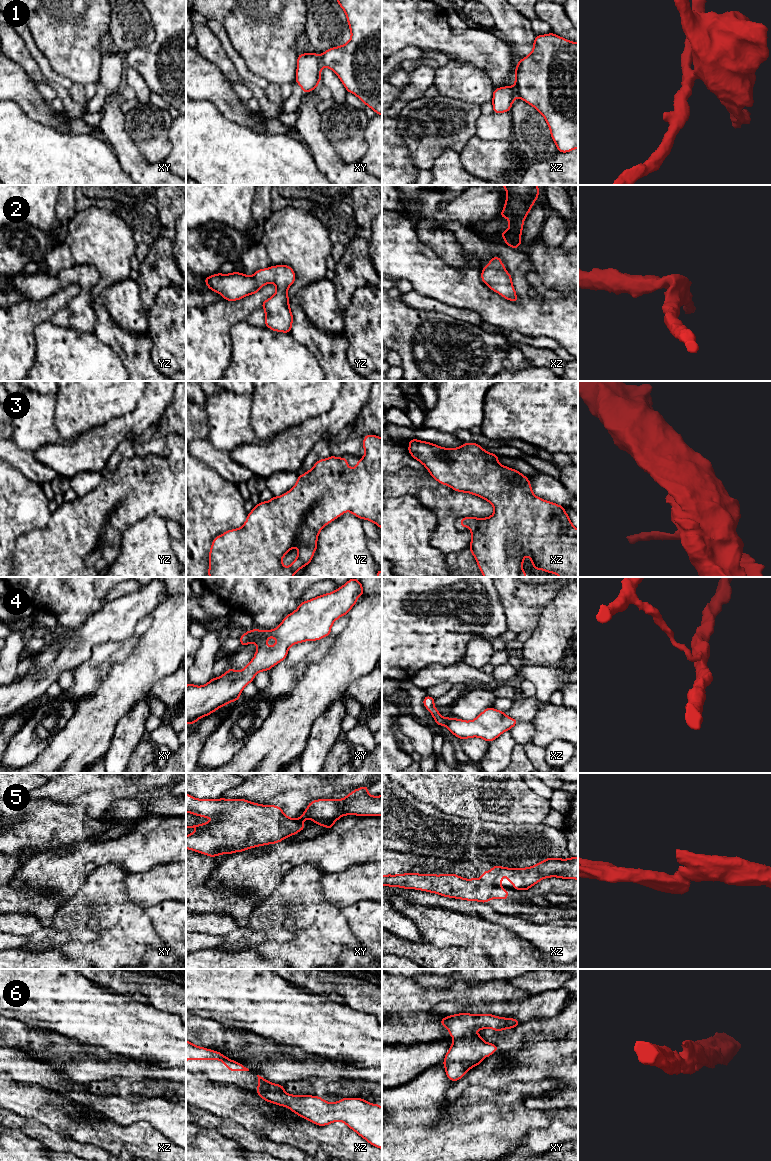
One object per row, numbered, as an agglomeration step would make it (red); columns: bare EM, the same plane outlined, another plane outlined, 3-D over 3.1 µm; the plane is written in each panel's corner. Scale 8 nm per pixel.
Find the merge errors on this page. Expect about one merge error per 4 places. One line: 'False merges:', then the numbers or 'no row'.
False merges: 1, 4, 5

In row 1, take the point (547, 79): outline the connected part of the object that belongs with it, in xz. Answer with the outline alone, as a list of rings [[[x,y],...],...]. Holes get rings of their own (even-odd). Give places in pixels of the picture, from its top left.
[[[554,33],[537,35],[532,52],[516,65],[514,86],[517,97],[543,115],[559,152],[578,148],[578,43]]]

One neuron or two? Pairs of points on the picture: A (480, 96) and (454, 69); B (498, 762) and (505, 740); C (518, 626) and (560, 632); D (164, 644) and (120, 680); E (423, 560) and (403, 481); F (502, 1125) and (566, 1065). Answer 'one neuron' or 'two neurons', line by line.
A: one neuron
B: one neuron
C: two neurons
D: one neuron
E: two neurons
F: two neurons

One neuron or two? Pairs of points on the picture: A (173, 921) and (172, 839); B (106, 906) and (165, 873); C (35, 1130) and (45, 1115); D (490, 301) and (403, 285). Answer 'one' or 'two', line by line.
A: two
B: two
C: two
D: two

